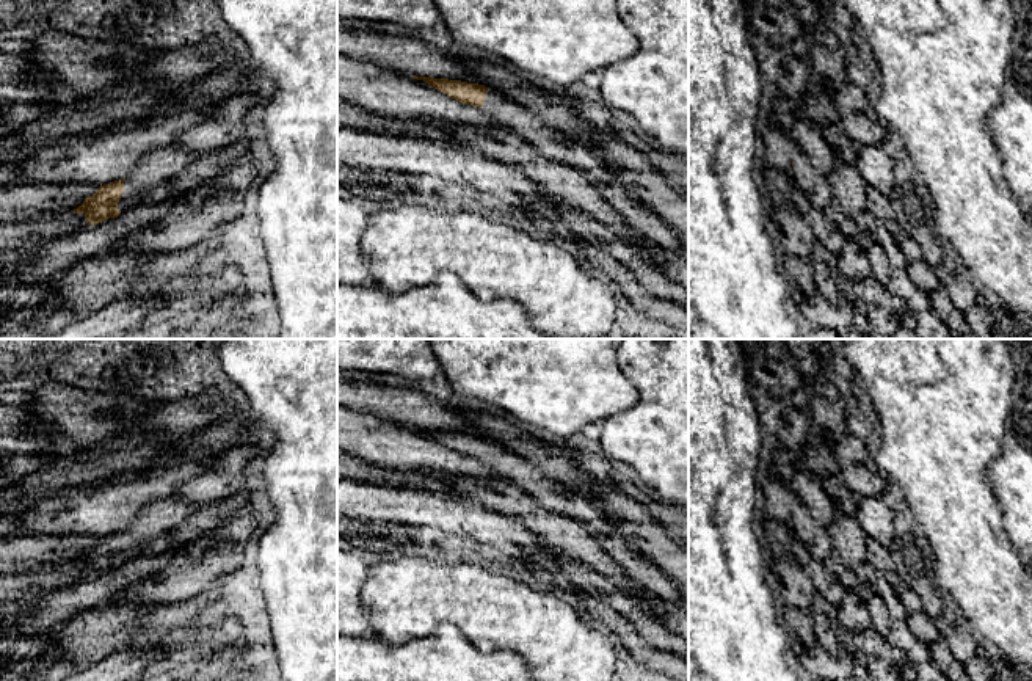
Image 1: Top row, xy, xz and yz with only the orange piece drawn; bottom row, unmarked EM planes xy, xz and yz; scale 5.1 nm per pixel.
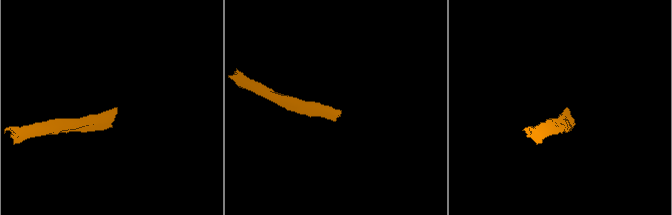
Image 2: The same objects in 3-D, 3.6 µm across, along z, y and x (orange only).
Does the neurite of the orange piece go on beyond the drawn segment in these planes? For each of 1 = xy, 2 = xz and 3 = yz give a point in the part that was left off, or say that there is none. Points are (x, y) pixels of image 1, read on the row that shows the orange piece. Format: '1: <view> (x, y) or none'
1: xy (157, 167)
2: xz (551, 143)
3: yz (816, 187)

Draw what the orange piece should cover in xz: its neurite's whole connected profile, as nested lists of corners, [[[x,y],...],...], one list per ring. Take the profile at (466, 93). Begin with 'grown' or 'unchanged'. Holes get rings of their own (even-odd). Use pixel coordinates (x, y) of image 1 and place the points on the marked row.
grown; [[[416,77],[449,97],[481,108],[497,127],[510,130],[533,146],[544,158],[580,171],[583,176],[618,185],[616,176],[587,146],[547,126],[527,107],[505,99],[485,85],[461,80]]]

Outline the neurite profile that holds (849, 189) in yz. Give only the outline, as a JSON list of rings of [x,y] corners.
[[[834,162],[830,174],[827,176],[828,185],[833,193],[833,199],[841,206],[841,209],[850,215],[856,217],[867,209],[867,184],[863,179],[856,166]]]

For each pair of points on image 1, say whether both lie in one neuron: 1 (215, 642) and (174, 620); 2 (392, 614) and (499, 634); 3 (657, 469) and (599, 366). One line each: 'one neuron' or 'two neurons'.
1: two neurons
2: one neuron
3: two neurons

